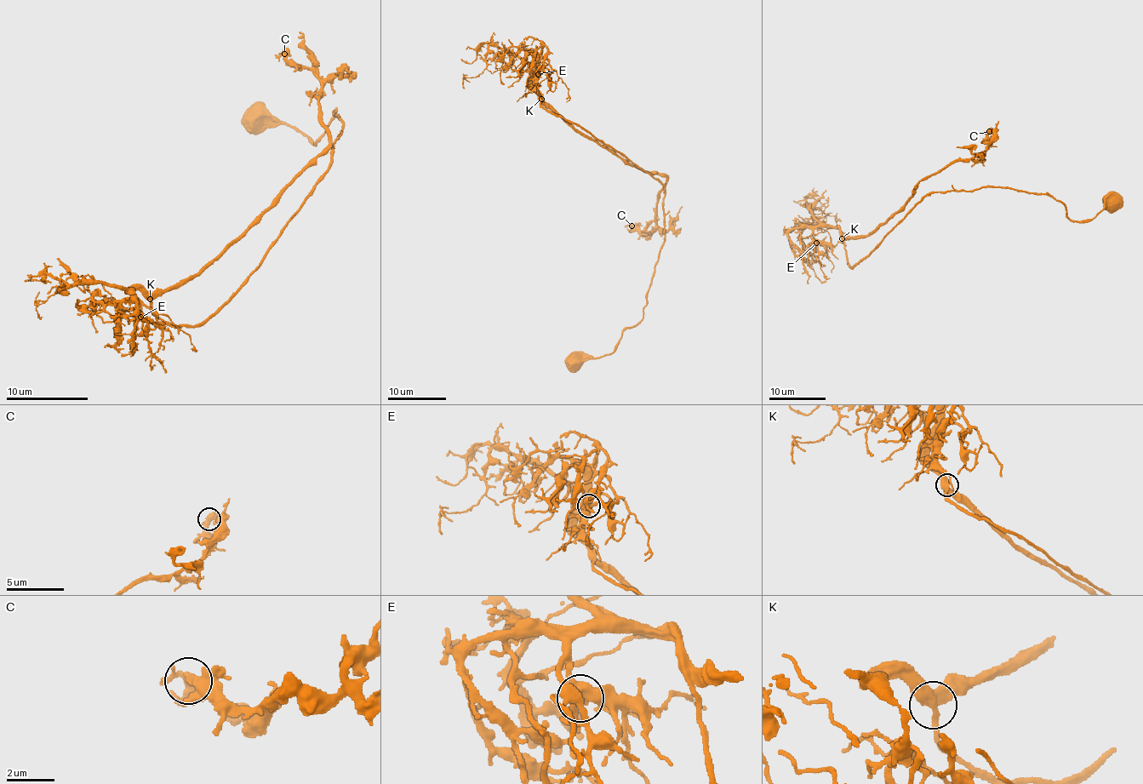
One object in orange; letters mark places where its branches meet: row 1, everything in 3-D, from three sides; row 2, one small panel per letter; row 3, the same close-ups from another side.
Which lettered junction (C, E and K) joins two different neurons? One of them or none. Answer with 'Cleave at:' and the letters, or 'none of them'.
Cleave at: none of them

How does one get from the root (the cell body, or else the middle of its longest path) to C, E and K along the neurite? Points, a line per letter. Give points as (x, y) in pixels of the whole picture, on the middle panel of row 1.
C: (597, 137), (550, 113), (540, 103), (623, 159), (666, 178), (655, 206), (656, 226), (648, 232), (631, 226)
E: (597, 137), (573, 123), (550, 113), (543, 106), (533, 86), (533, 72), (538, 67), (540, 68), (538, 74)
K: (597, 137), (573, 123), (550, 113), (543, 106), (540, 100)

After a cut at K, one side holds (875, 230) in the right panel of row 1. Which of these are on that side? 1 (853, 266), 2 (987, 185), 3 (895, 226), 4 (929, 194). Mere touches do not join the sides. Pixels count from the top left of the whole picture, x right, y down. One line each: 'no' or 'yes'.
1: no
2: no
3: no
4: no

